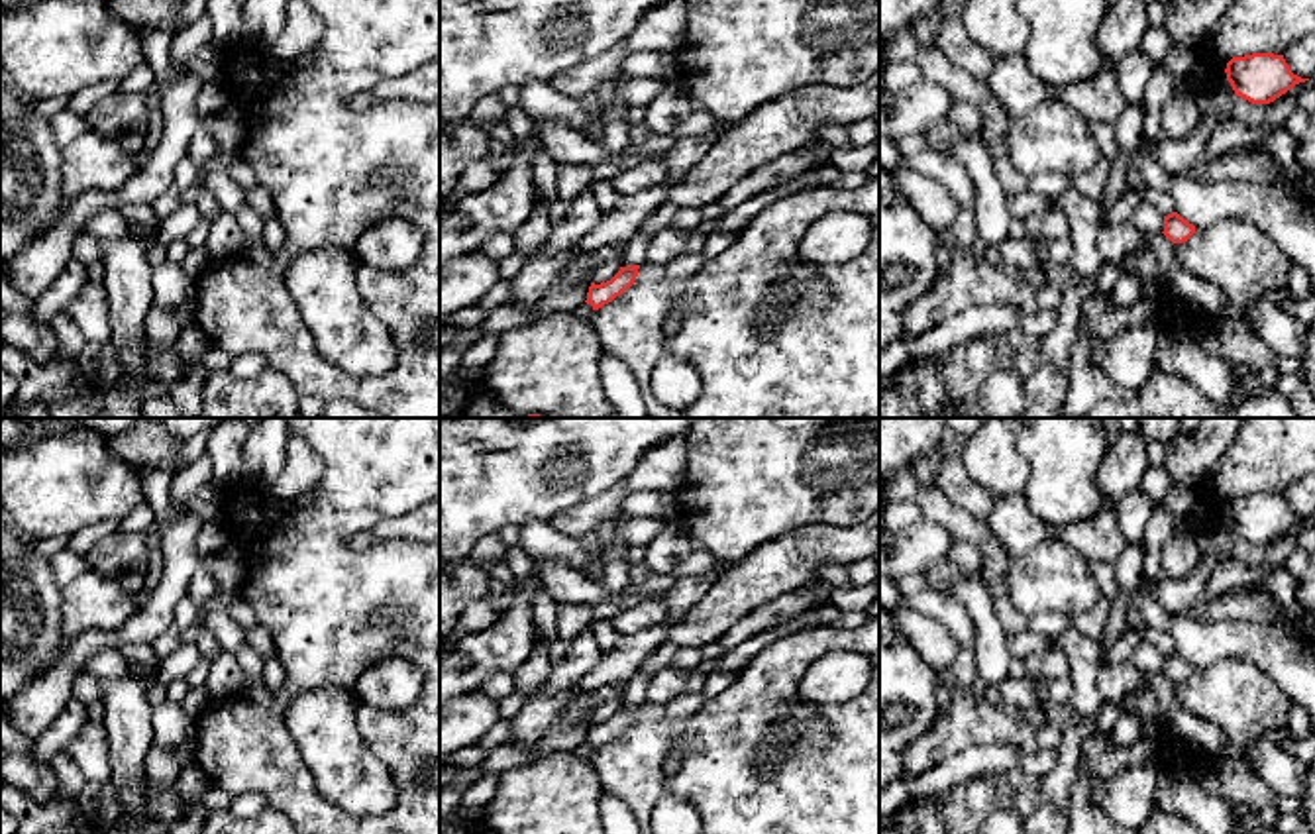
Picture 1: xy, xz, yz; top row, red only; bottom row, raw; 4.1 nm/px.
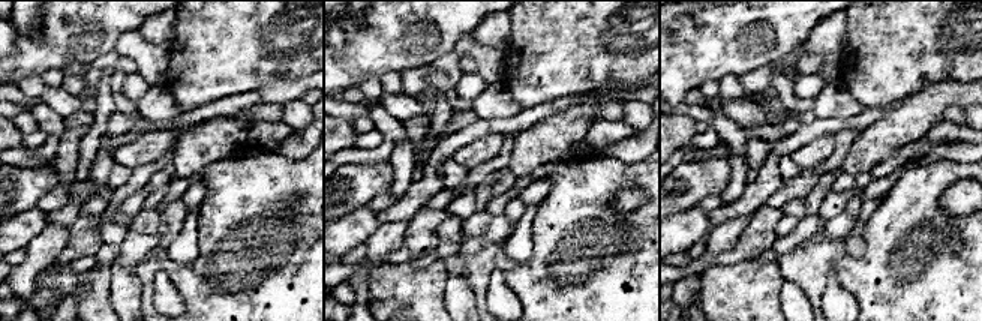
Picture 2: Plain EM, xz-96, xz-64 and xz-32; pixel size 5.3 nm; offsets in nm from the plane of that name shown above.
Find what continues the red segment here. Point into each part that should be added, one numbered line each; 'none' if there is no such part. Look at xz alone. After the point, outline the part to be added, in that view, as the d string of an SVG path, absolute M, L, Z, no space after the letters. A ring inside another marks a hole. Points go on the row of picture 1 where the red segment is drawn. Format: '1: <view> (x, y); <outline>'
none

